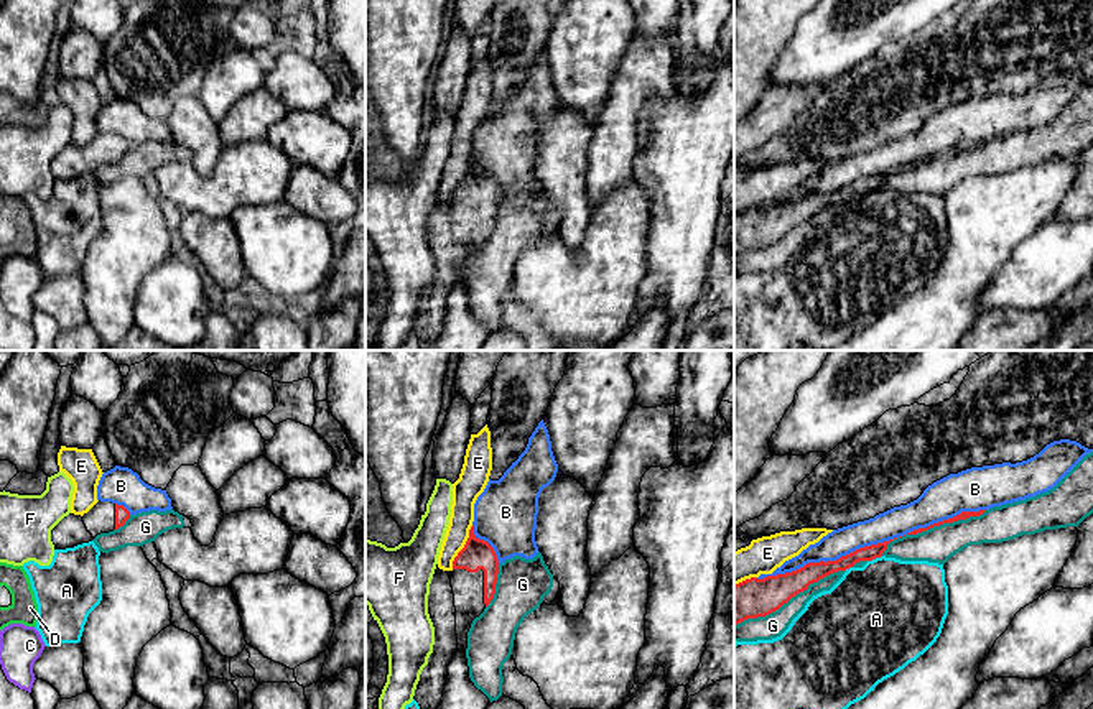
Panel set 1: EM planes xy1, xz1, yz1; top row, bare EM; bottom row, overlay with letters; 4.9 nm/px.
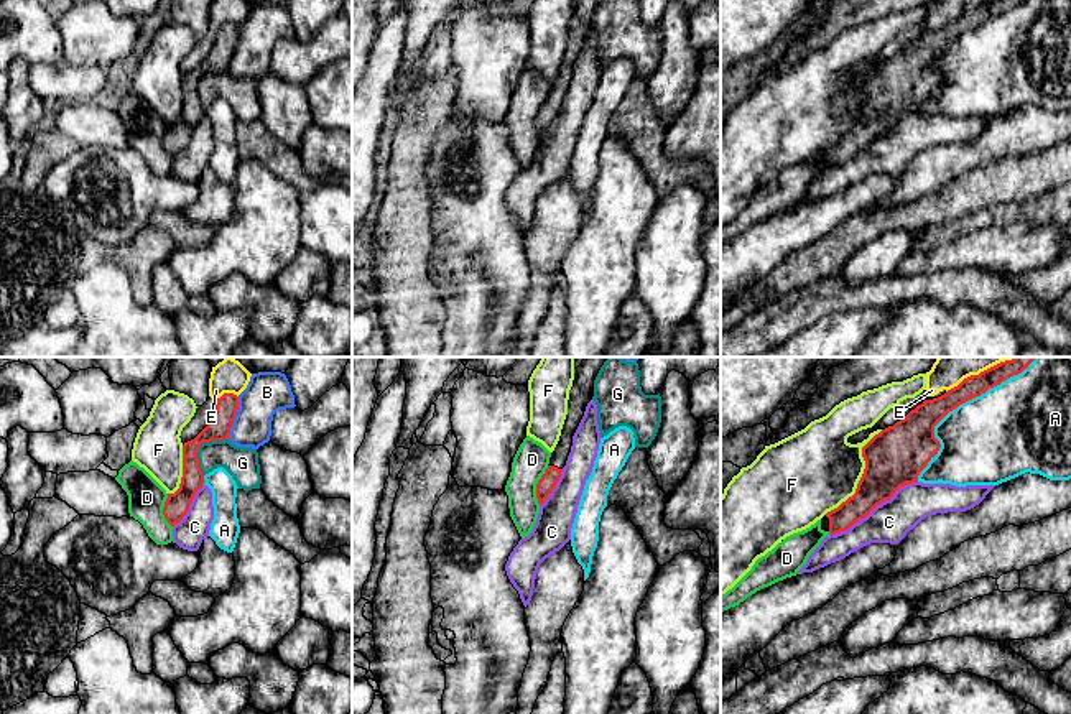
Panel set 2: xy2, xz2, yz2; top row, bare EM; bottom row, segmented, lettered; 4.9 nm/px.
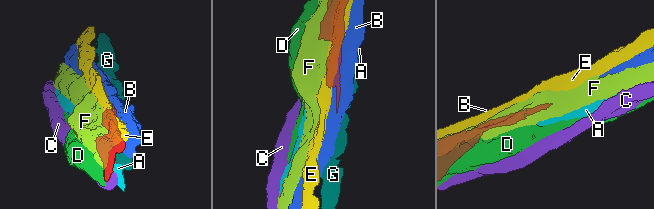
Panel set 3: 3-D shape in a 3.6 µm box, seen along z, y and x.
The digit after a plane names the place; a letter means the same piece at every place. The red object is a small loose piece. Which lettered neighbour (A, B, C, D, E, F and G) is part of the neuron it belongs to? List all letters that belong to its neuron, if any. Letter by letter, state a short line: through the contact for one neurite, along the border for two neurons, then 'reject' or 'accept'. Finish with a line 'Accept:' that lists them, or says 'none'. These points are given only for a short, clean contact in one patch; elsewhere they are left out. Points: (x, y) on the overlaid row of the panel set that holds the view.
A: reject
B: reject
C: reject
D: reject
E: reject
F: reject
G: reject
Accept: none

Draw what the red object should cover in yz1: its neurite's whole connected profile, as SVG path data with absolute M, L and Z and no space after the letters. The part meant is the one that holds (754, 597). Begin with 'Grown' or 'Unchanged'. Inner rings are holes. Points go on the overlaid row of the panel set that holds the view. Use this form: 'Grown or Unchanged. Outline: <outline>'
Unchanged. Outline: M894 540L859 548L836 561L808 563L792 572L767 576L764 579L751 577L736 584L734 625L779 610L792 597L807 591L810 584L818 582L833 572L846 571L859 561L881 558L891 541Z

